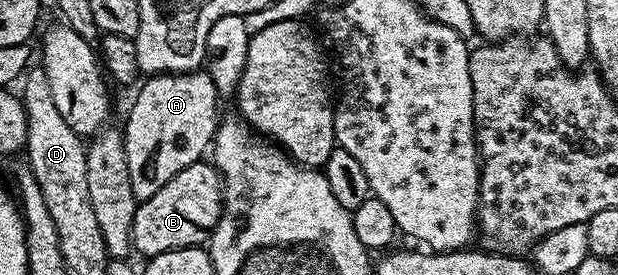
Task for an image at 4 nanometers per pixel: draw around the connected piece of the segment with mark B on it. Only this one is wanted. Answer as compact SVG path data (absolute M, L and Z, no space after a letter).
M206 159L193 161L184 171L172 175L152 199L139 201L132 219L133 252L149 259L168 251L205 246L222 217L222 186L221 175Z

